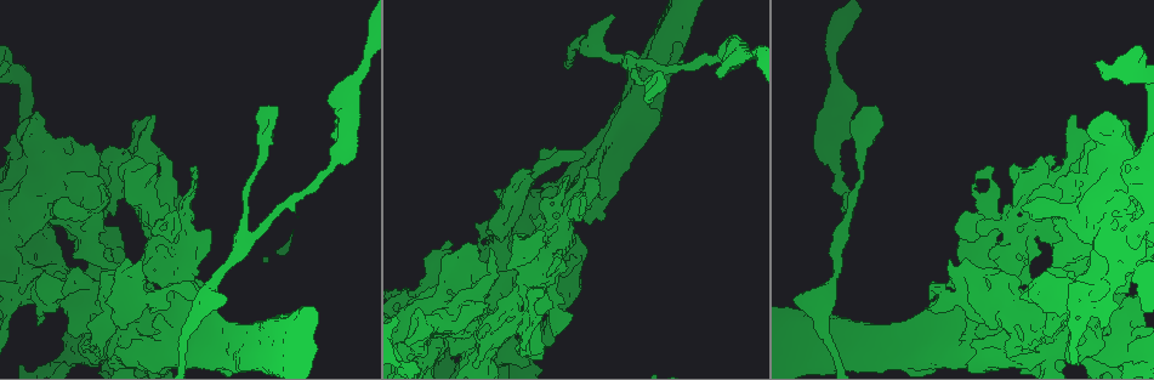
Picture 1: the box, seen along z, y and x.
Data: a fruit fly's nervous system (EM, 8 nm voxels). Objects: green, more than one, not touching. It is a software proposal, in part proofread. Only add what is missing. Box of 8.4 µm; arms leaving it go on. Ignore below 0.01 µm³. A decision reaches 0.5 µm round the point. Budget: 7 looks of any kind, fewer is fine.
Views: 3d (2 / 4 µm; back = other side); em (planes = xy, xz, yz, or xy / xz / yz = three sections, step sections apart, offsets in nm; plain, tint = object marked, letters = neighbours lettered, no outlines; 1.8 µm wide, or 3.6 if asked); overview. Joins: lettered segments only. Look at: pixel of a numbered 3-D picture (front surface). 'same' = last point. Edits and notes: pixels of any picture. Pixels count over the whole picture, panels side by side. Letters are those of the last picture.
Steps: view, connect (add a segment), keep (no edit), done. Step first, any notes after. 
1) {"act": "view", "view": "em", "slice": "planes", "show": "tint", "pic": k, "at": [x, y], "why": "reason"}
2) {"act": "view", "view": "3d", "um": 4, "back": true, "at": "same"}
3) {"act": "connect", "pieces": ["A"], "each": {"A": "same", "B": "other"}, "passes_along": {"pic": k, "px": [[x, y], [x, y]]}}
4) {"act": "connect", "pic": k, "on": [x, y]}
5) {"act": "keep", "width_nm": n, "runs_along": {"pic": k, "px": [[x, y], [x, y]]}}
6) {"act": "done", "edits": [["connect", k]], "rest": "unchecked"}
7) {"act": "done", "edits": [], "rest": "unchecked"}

{"act": "view", "view": "em", "slice": "xy", "step": 16, "show": "letters", "pic": 1, "at": [465, 278], "why": "calibre changes"}

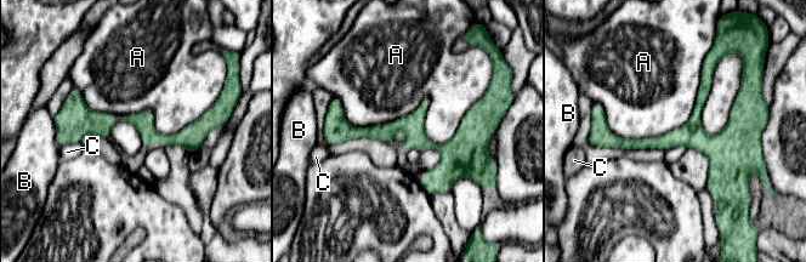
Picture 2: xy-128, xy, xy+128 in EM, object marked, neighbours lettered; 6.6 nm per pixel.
{"act": "keep", "longest_contact_nm": ["A", 850], "each": {"A": "other", "B": "other", "C": "other"}, "border": {"pic": 2, "px": [[708, 52], [682, 125], [611, 135]]}, "found": "no lettered segment goes on from it"}

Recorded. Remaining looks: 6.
{"act": "view", "view": "3d", "um": 2, "pic": 1, "at": [990, 199], "why": "thick turns thin"}

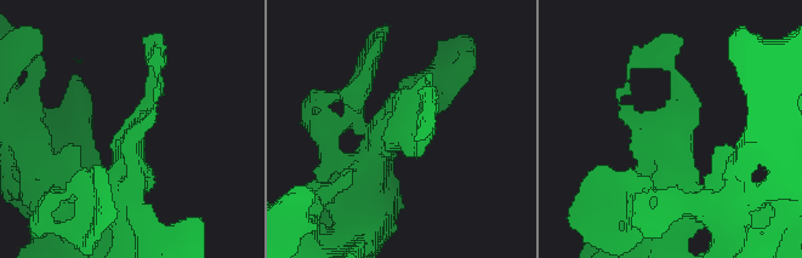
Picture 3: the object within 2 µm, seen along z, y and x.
{"act": "view", "view": "em", "slice": "yz", "step": 16, "show": "letters", "pic": 3, "at": [138, 130]}

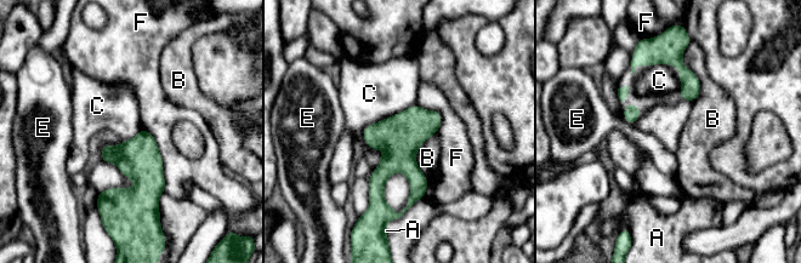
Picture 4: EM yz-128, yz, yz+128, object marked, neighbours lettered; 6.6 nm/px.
{"act": "keep", "width_nm": 110, "each": {"A": "other", "B": "other", "C": "other", "E": "other", "F": "other"}, "border": {"pic": 4, "px": [[415, 102], [368, 124], [362, 131]]}, "found": "no lettered segment goes on from it"}

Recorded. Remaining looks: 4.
{"act": "view", "view": "3d", "um": 4, "pic": 1, "at": [278, 110], "why": "end of a long branch"}

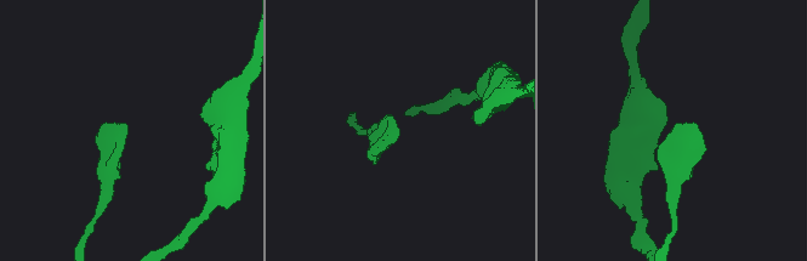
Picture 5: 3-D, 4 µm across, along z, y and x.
{"act": "view", "view": "em", "slice": "planes", "show": "letters", "pic": 5, "at": [396, 132], "why": "shape alone is not enough"}

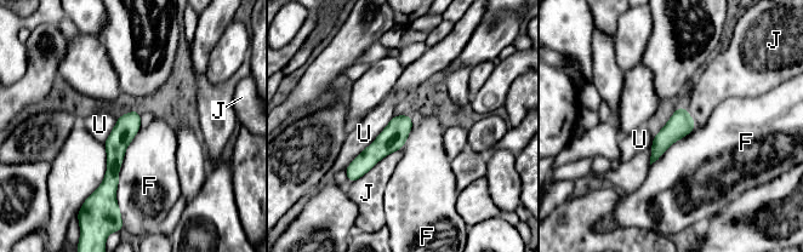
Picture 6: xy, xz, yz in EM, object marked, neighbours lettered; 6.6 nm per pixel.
{"act": "keep", "each": {"F": "other", "J": "other", "U": "other"}, "runs_along": {"pic": 6, "px": [[136, 114], [115, 144], [113, 196]]}, "found": "none of them fits"}

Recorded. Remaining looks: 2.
{"act": "done", "edits": [], "rest": "unchecked"}

